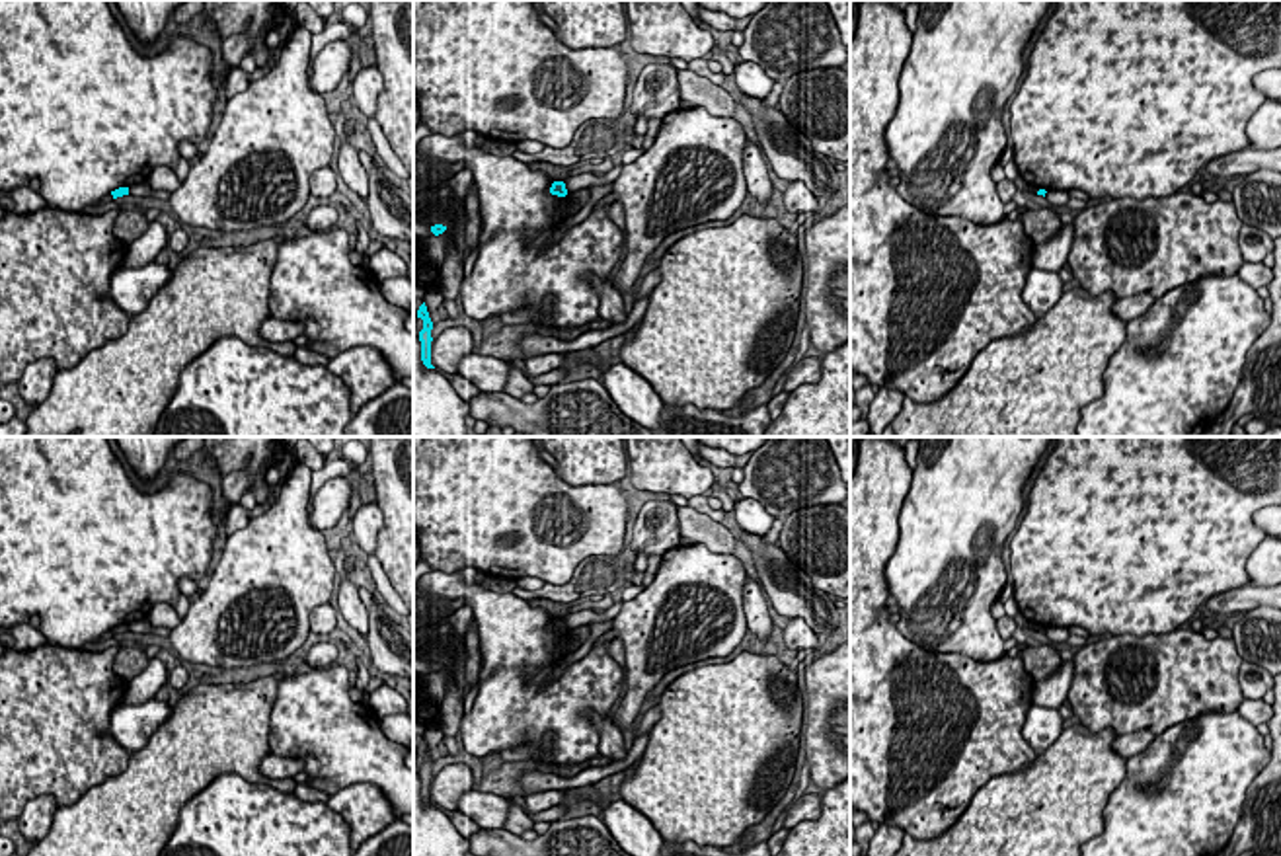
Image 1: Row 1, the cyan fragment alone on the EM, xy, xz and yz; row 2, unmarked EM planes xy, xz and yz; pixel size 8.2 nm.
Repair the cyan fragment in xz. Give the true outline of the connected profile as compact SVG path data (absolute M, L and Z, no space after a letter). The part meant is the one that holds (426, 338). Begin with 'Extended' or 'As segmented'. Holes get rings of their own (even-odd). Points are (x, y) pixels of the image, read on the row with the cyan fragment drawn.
As segmented. M423 302L423 304L419 306L419 310L417 310L417 318L423 320L423 330L419 331L421 361L423 361L423 365L425 365L427 369L435 369L435 367L431 365L431 341L433 341L431 330L433 330L433 322L431 322L431 318L429 318L429 312L427 312L425 302Z

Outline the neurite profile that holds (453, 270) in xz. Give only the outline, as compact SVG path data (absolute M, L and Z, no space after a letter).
M452 242L446 248L446 257L441 267L441 294L446 300L456 300L460 294L460 285L464 283L464 246L460 242Z

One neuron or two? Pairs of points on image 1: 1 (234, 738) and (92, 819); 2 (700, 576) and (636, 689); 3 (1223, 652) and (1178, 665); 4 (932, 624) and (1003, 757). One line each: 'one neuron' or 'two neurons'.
1: one neuron
2: one neuron
3: one neuron
4: two neurons

